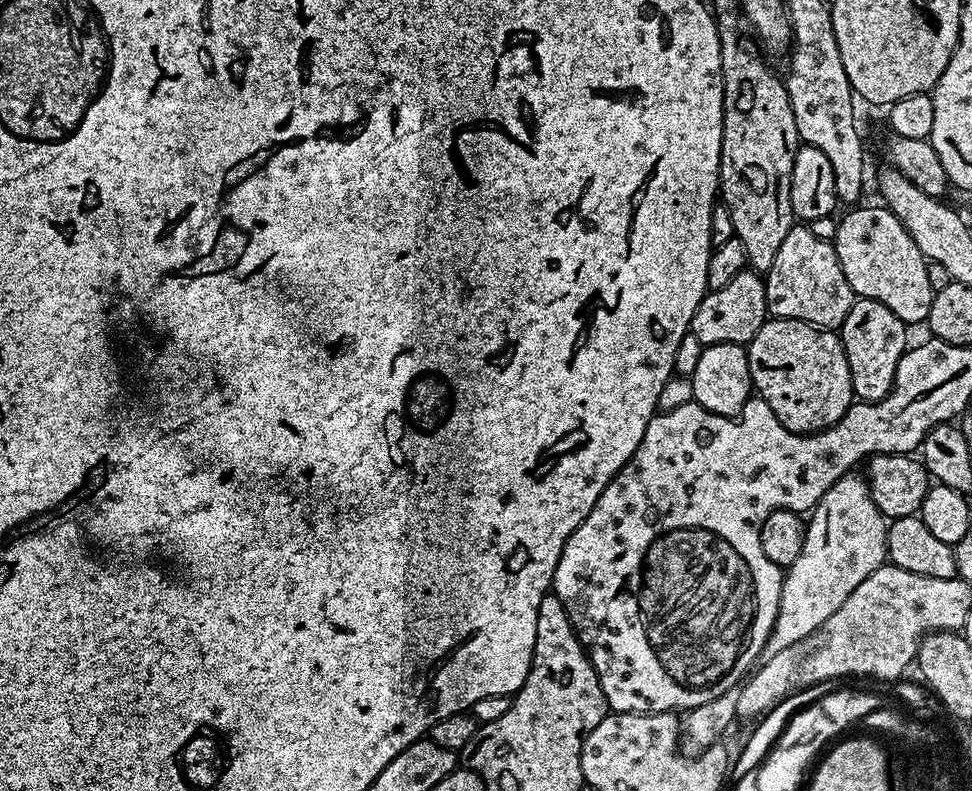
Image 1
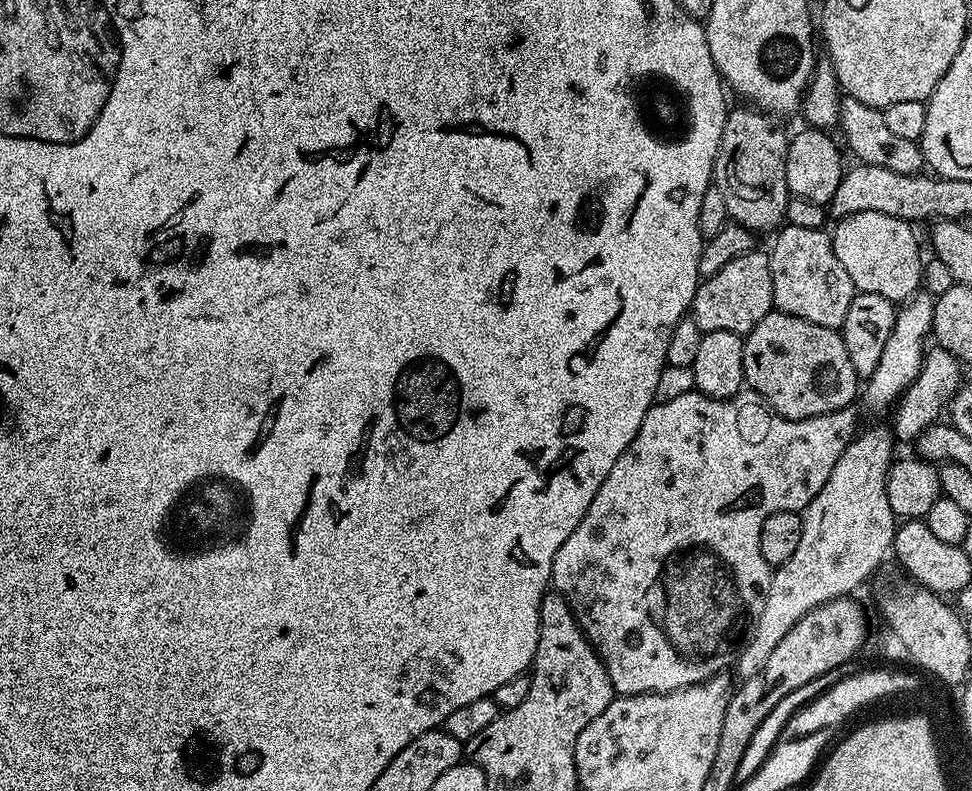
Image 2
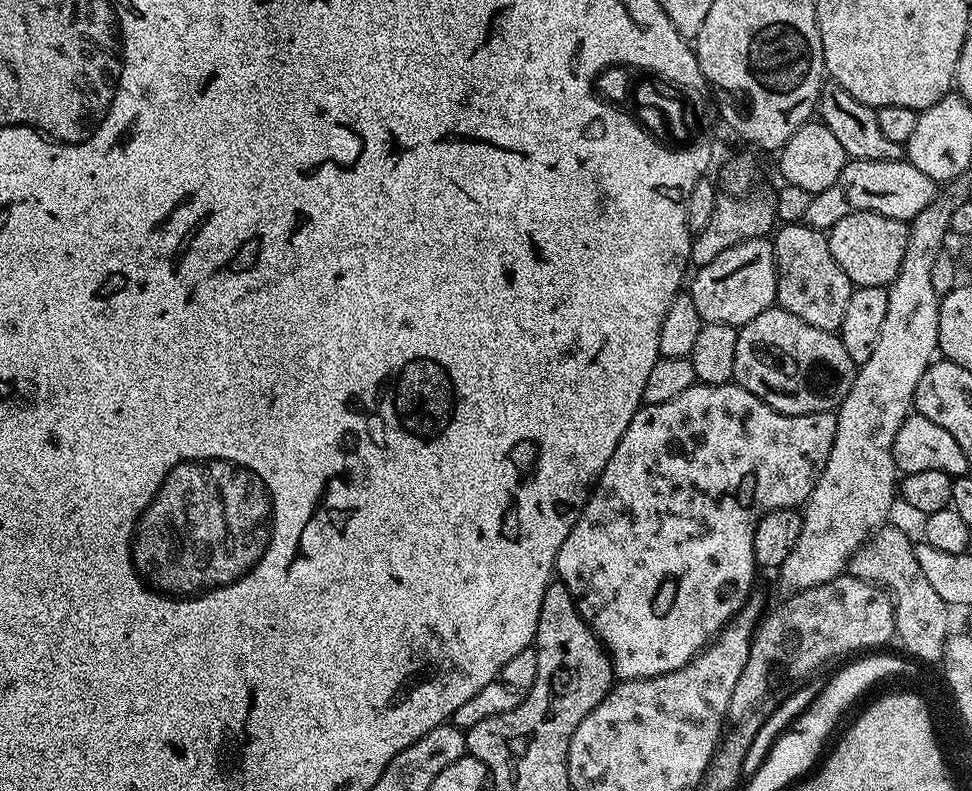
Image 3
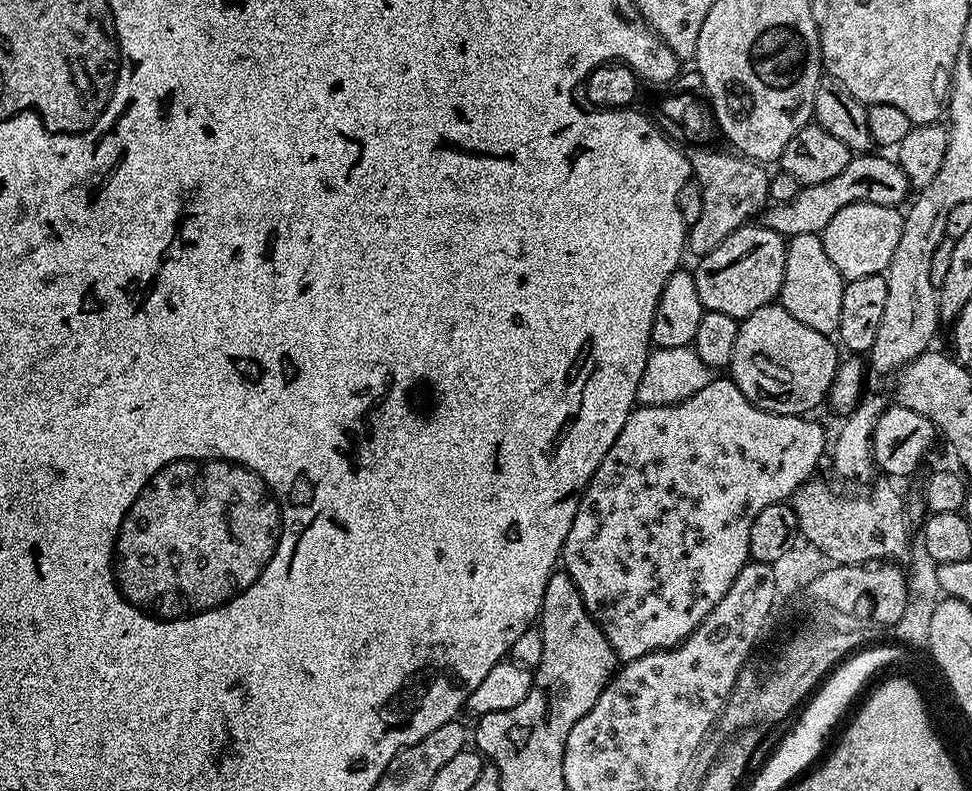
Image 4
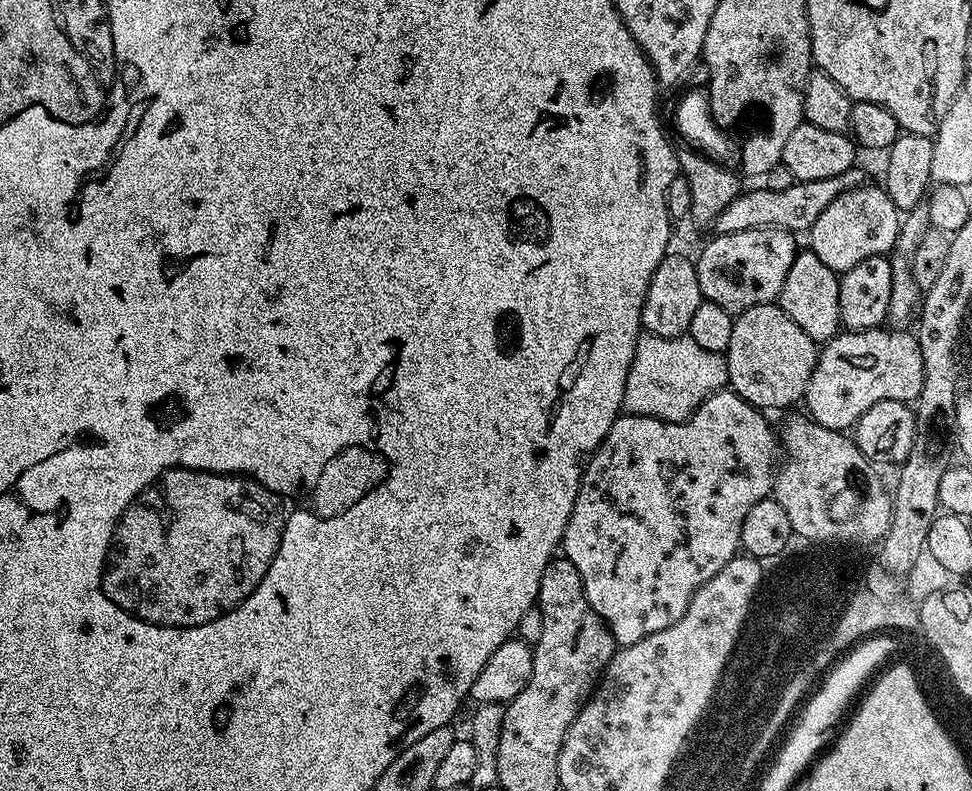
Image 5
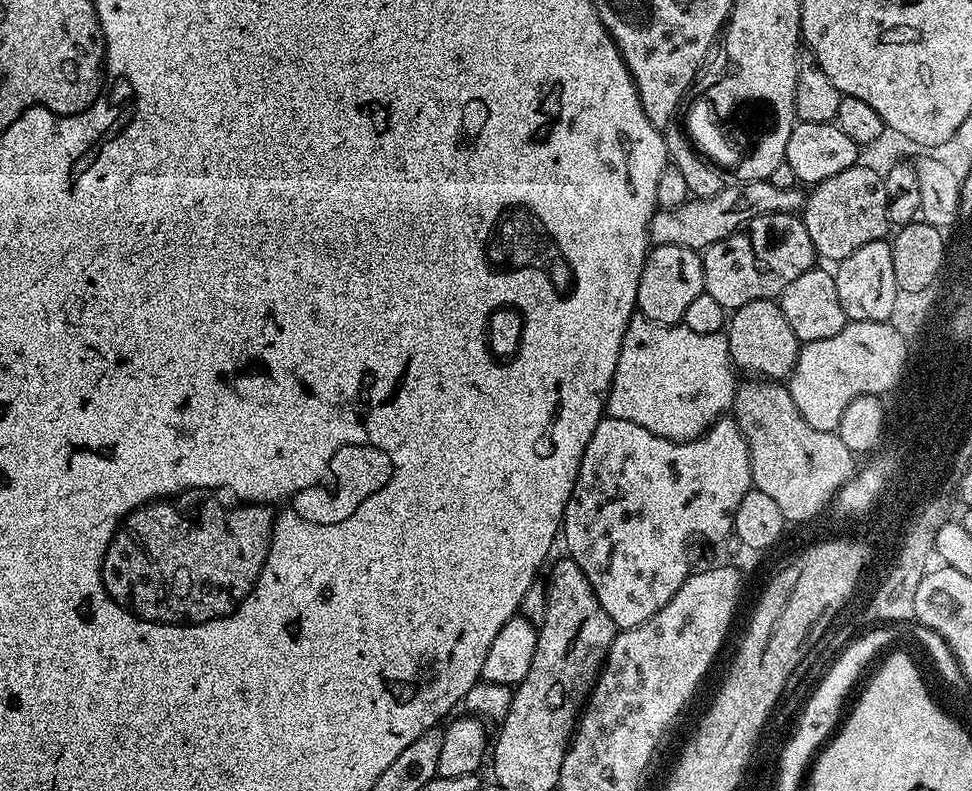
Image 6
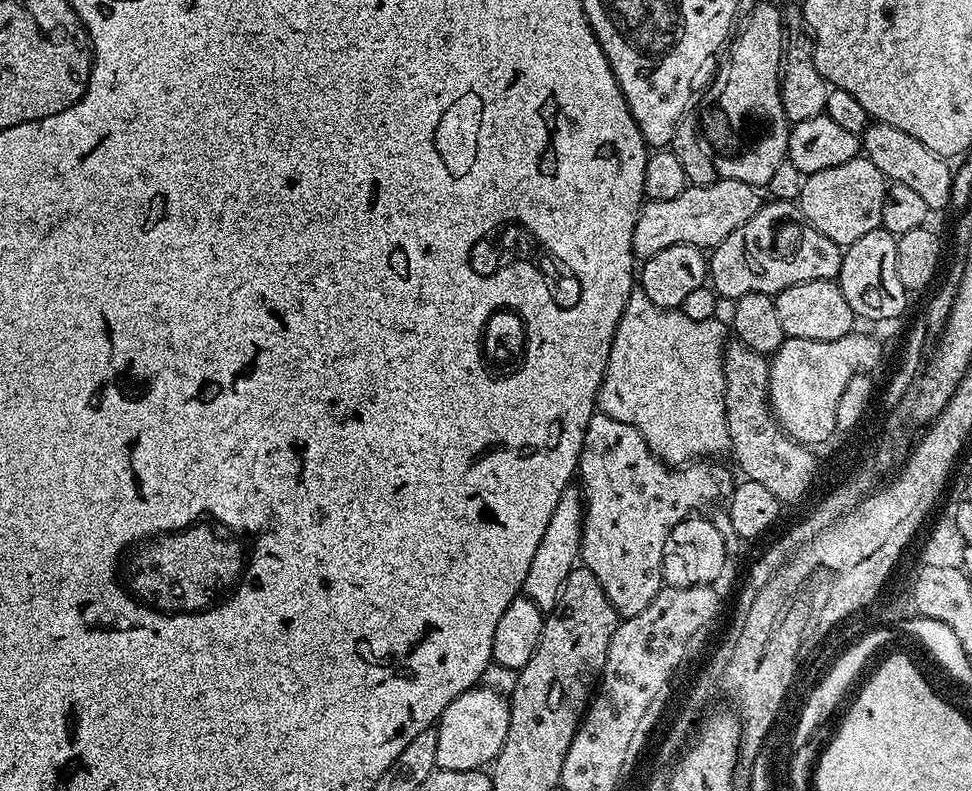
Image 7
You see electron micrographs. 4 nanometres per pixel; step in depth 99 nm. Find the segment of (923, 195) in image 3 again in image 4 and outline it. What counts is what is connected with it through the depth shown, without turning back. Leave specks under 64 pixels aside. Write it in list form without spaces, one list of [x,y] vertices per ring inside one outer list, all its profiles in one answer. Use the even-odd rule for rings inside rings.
[[[853,155],[842,174],[834,174],[834,178],[829,178],[827,182],[803,185],[799,194],[790,198],[790,202],[773,203],[765,207],[762,213],[763,227],[774,230],[785,238],[798,234],[823,234],[826,226],[830,226],[830,218],[834,218],[834,214],[842,210],[842,206],[850,206],[853,202],[874,202],[878,206],[891,208],[903,205],[910,196],[906,174],[895,159],[888,157],[887,160],[884,156],[872,155]]]

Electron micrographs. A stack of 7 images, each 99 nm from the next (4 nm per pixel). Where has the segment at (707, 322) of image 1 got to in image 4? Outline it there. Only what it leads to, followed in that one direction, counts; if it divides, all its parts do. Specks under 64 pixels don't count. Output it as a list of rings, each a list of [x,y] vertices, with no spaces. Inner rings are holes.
[[[749,222],[743,228],[734,230],[734,234],[710,250],[710,254],[699,257],[697,264],[700,265],[694,268],[694,275],[698,298],[705,309],[743,318],[773,303],[780,295],[784,277],[785,247],[785,237],[759,223]]]

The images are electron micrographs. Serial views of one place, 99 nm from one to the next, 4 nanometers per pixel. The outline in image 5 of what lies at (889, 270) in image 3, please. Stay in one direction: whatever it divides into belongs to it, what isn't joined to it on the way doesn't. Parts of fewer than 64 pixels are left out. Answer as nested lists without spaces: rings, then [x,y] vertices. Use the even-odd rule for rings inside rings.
[[[865,182],[838,194],[830,206],[818,214],[818,222],[810,229],[810,251],[818,254],[818,259],[826,262],[830,270],[838,274],[849,272],[858,262],[866,262],[866,258],[891,253],[900,233],[901,219],[902,213],[894,206],[888,191],[883,186],[875,188],[871,182]]]

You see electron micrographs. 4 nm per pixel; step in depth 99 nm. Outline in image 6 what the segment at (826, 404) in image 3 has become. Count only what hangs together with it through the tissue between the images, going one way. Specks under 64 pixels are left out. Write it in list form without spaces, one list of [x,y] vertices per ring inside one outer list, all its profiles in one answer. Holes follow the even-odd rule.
[[[755,300],[735,309],[727,317],[726,335],[730,346],[730,358],[741,373],[744,371],[748,372],[744,374],[777,382],[791,376],[792,367],[795,366],[802,347],[794,330],[790,330],[790,322],[786,322],[786,314],[782,314],[776,300]]]

